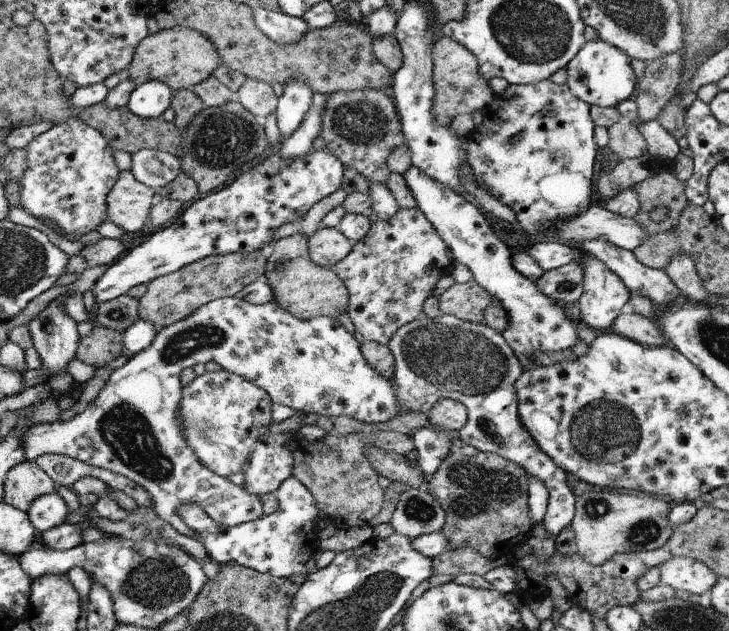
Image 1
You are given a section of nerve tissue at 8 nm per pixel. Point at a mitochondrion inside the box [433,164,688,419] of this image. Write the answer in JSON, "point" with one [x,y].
{"point":[567,287]}

